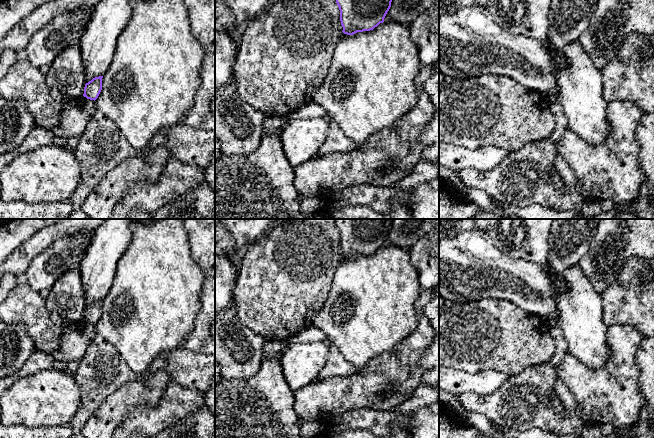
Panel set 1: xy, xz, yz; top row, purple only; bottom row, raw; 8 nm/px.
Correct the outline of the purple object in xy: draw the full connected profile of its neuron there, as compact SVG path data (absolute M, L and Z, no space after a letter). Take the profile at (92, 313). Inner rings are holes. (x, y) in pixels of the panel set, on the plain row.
M103 300L95 301L85 308L83 320L90 324L96 324L102 314Z

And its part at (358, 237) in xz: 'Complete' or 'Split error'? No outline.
Complete

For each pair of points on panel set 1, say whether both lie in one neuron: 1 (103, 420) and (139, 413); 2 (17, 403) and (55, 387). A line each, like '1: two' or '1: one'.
1: two
2: one

